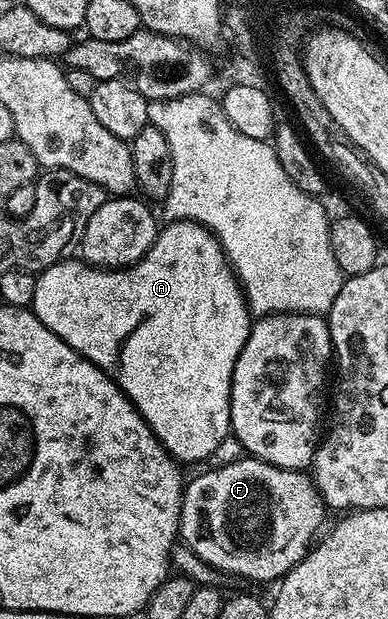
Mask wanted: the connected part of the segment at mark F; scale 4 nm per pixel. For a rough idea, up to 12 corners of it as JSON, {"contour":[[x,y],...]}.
{"contour":[[250,457],[184,486],[178,538],[282,580],[320,534],[310,474]]}

